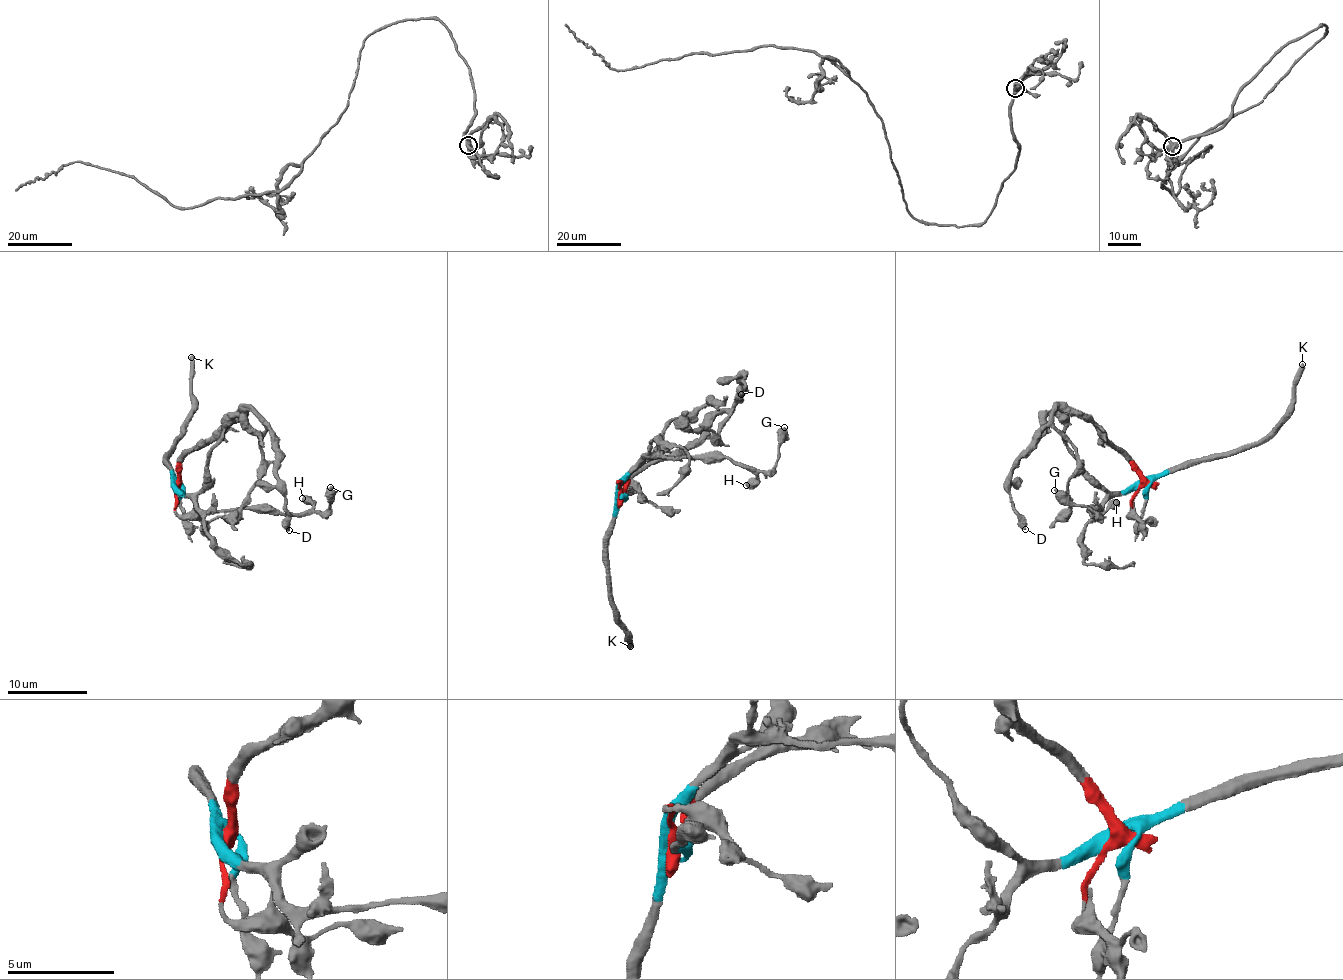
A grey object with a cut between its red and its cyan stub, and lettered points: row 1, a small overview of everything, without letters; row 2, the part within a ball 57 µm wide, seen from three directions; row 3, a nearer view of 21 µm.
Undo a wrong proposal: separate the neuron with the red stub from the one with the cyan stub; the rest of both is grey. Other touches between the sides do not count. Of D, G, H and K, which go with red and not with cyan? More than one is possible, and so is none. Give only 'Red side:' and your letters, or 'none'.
Red side: D

